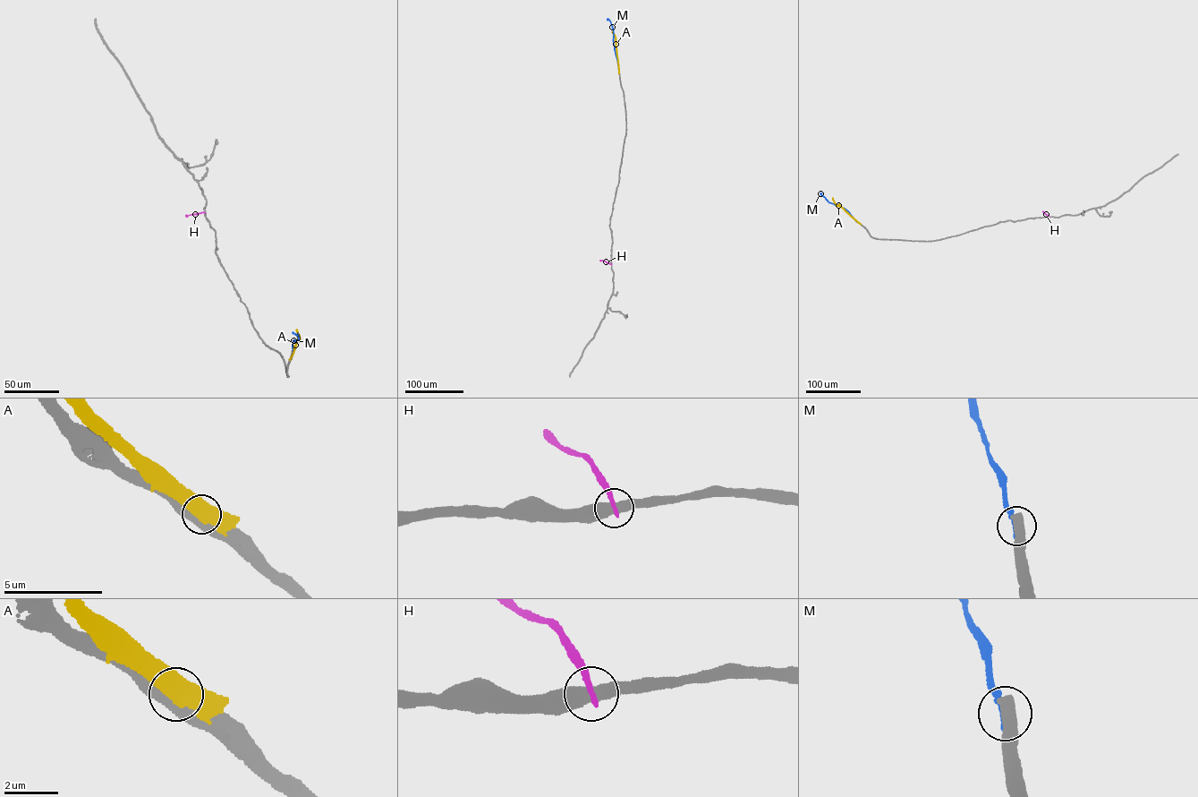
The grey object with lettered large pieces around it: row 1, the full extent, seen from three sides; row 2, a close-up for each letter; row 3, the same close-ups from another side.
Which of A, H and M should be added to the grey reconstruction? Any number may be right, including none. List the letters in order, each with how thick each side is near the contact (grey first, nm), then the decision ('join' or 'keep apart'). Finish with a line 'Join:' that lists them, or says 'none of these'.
A: 420/480 nm | keep apart
H: 480/200 nm | keep apart
M: 550/240 nm | keep apart
Join: none of these

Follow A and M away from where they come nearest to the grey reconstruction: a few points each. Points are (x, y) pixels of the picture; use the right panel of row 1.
A: (860, 223), (836, 205), (832, 198)
M: (851, 215), (845, 209), (828, 202), (821, 193)

